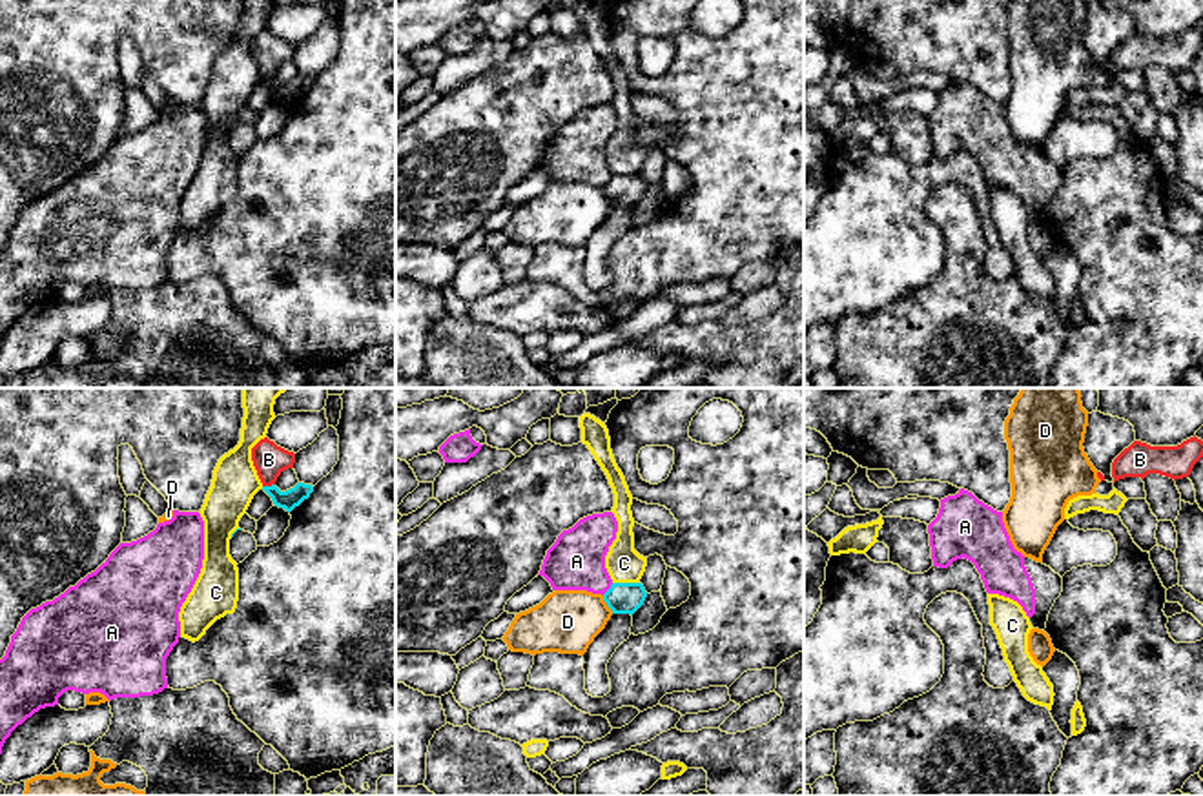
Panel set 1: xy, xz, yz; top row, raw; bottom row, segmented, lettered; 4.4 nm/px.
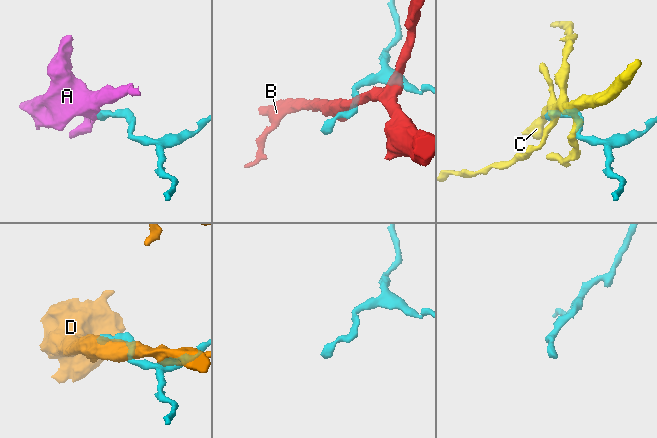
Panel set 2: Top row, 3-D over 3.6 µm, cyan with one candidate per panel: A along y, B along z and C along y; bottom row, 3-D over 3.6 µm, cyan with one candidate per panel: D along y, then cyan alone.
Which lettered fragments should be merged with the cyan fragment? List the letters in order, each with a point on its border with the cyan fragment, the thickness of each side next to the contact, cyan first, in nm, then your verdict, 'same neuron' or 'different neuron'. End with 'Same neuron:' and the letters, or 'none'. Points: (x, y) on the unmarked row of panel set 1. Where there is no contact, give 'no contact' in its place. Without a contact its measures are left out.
A: contact xz (609, 181); calibres 140 and 260 nm; different neuron
B: contact xy (268, 79); calibres 90 and 140 nm; different neuron
C: contact xz (626, 175); calibres 140 and 160 nm; different neuron
D: contact xz (607, 197); calibres 140 and 280 nm; different neuron
Same neuron: none

